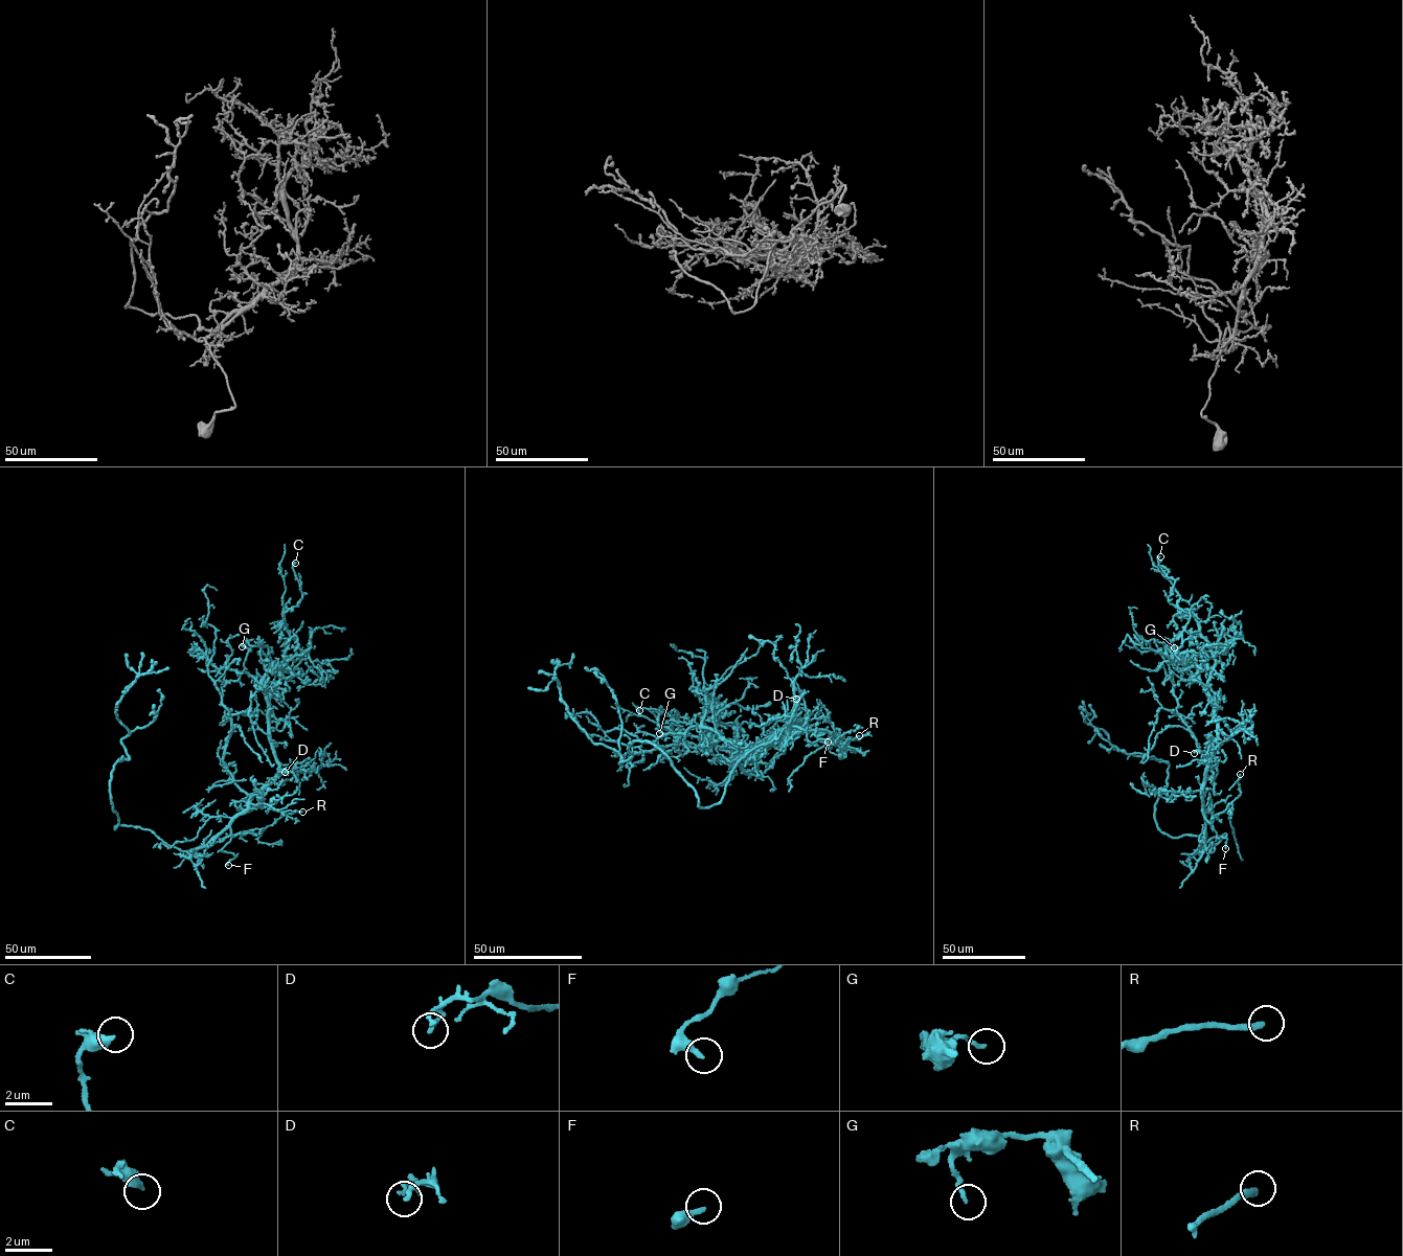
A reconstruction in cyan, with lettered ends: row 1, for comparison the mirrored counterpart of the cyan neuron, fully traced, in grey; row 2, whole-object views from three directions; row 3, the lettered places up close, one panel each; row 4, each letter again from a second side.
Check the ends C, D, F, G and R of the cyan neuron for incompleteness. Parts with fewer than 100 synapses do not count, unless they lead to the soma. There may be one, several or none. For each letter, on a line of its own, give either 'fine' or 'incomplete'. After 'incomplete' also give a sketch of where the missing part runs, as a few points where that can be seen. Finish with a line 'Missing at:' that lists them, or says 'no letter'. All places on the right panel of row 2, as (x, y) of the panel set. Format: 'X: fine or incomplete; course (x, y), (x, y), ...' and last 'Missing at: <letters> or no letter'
C: fine
D: fine
F: fine
G: fine
R: fine
Missing at: no letter

